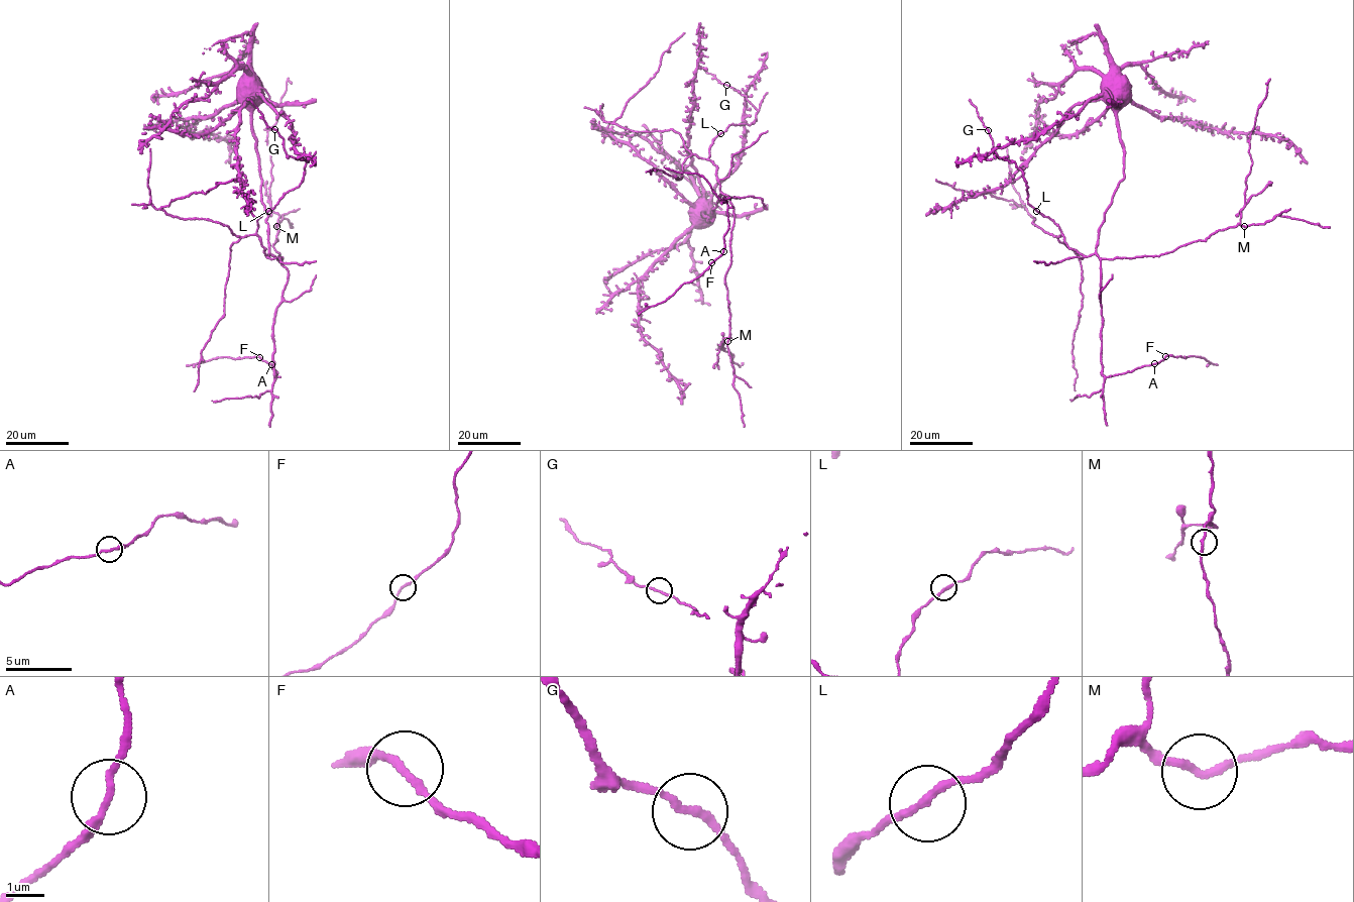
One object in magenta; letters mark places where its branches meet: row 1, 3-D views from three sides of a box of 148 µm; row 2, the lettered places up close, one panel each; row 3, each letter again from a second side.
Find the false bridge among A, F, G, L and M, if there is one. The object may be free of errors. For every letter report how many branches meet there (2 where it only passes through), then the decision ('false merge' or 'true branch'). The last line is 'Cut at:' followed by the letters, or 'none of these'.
A: 2 | true branch
F: 2 | true branch
G: 2 | true branch
L: 2 | true branch
M: 2 | true branch
Cut at: none of these

